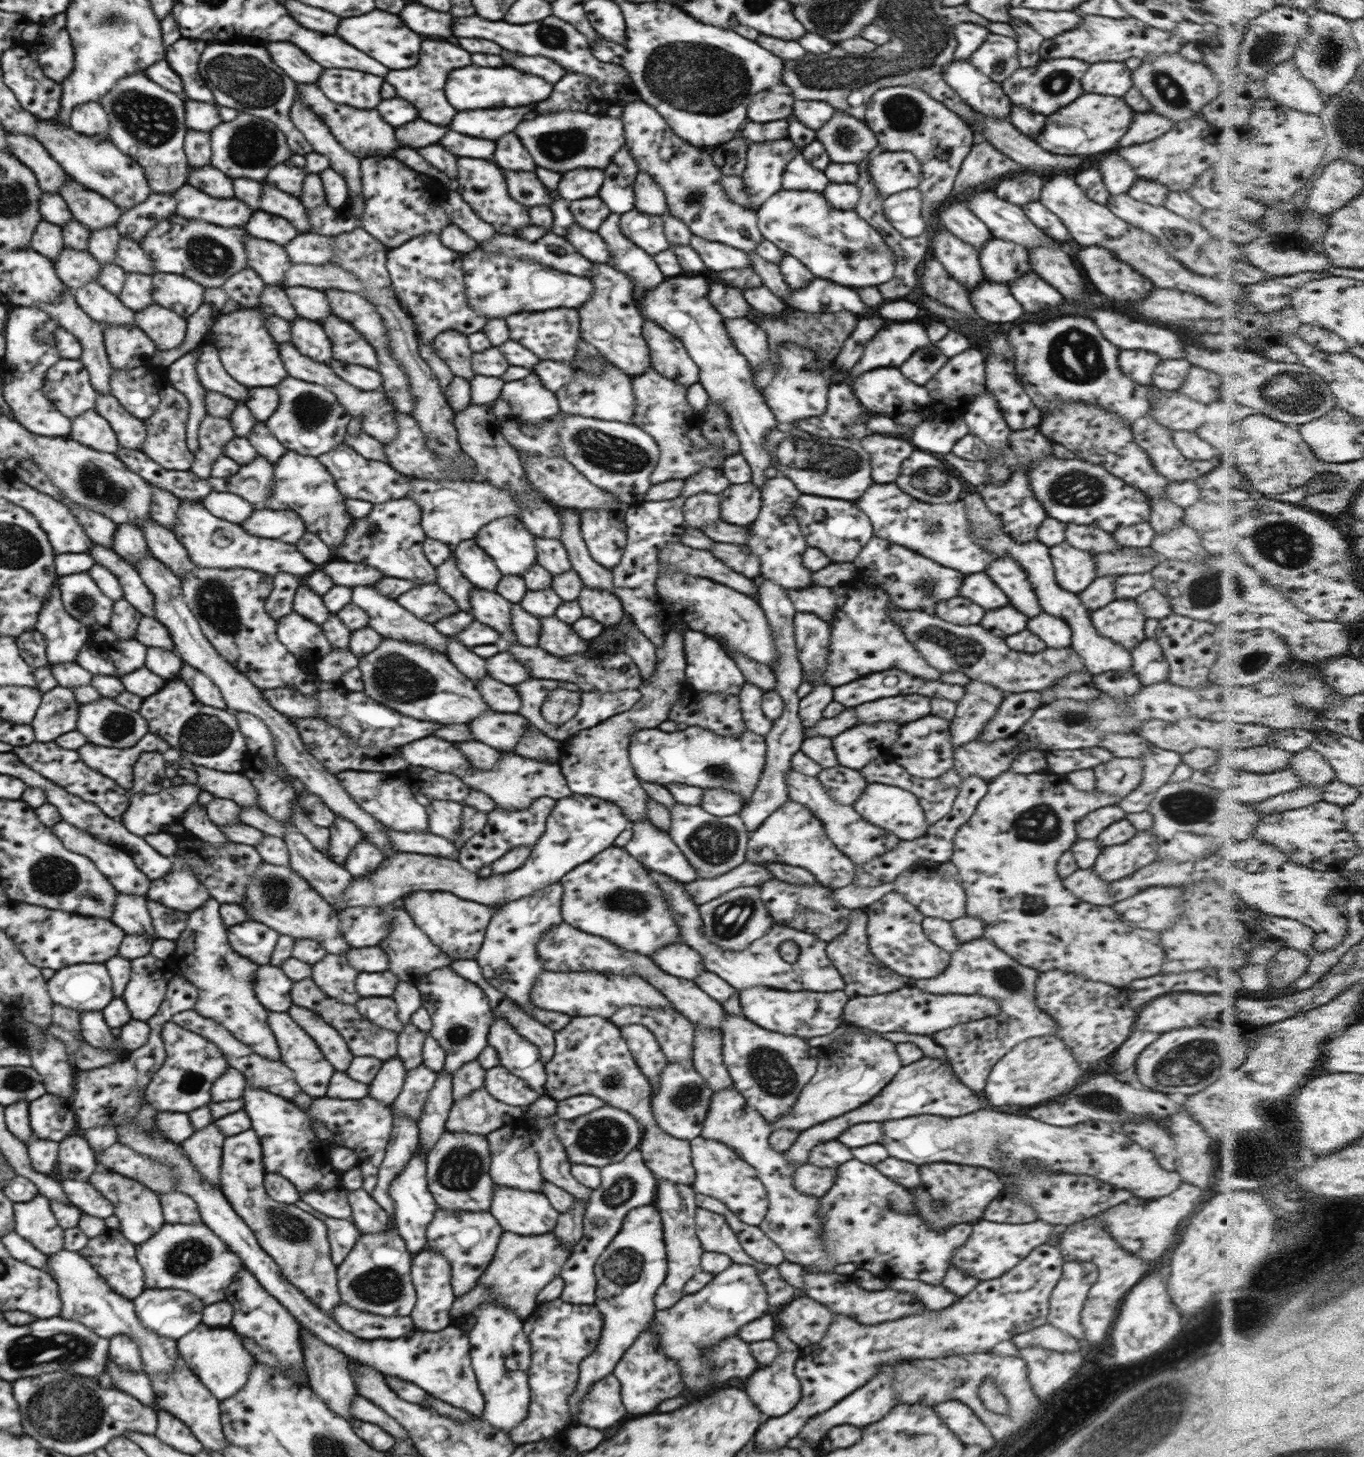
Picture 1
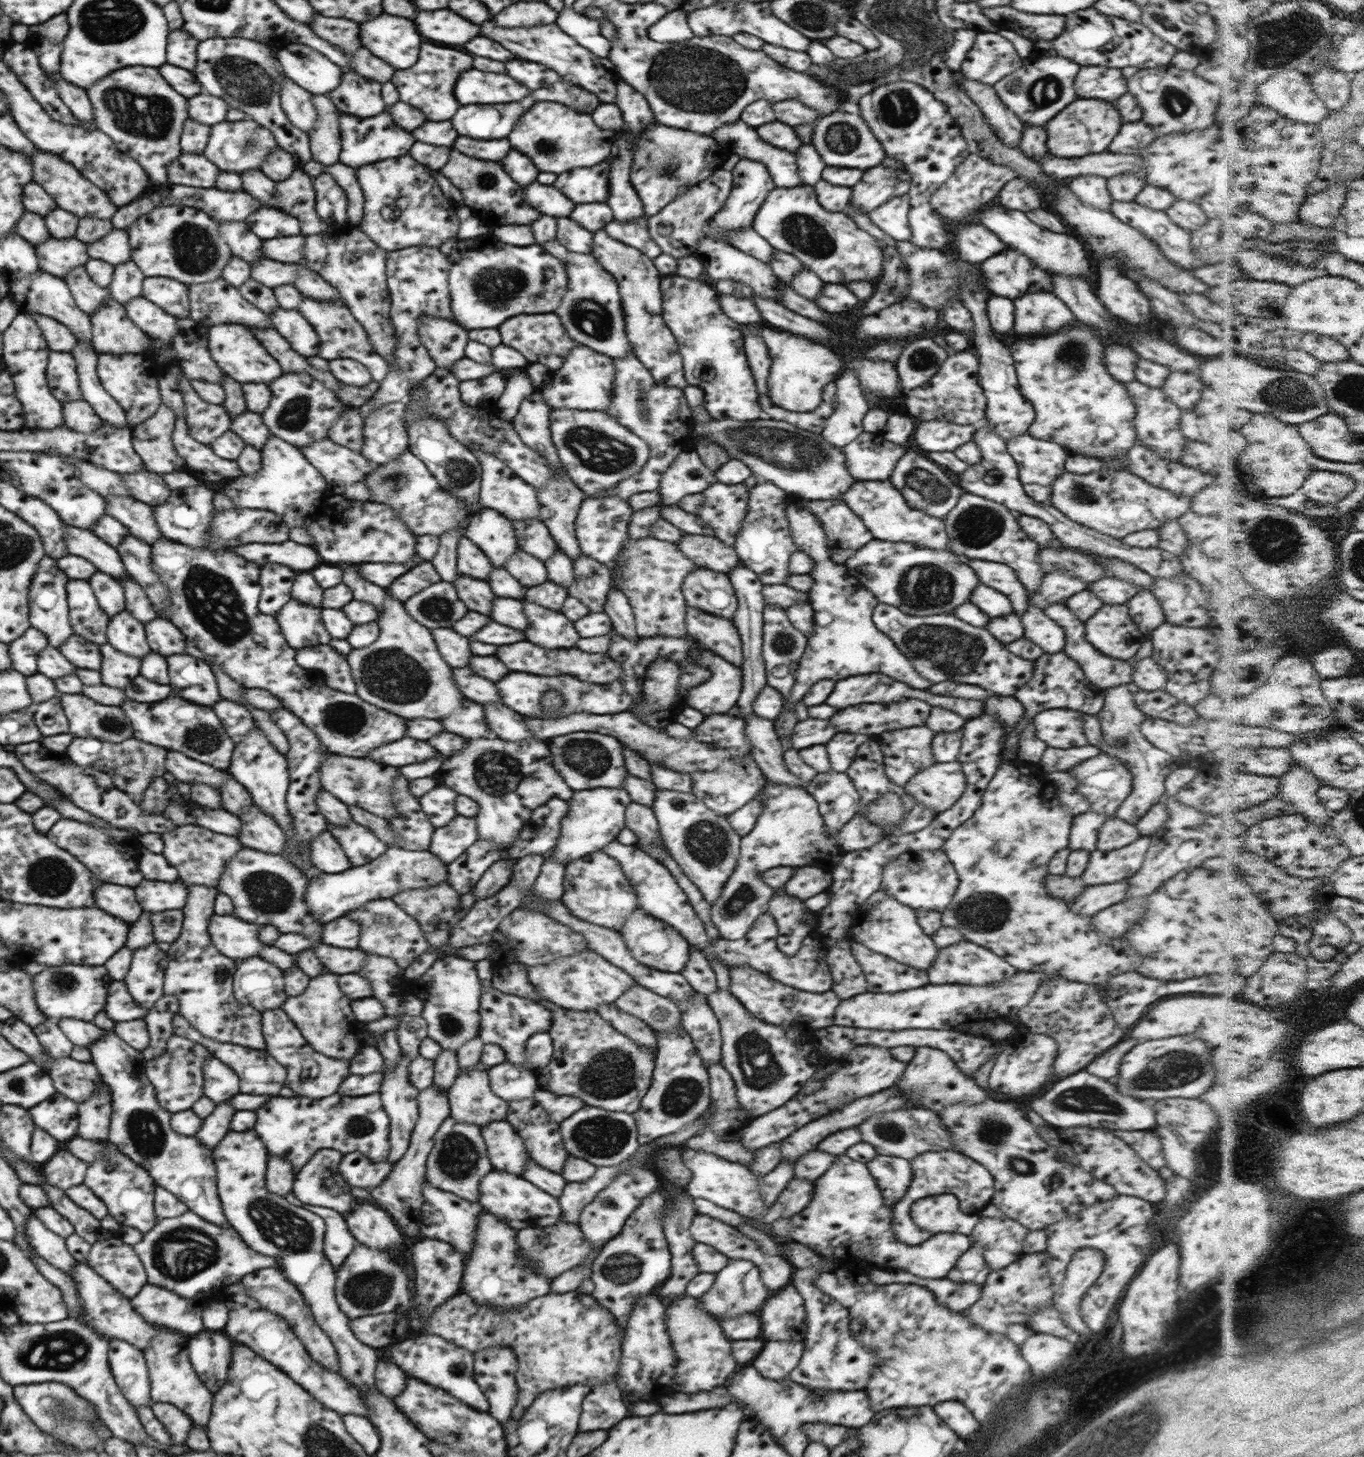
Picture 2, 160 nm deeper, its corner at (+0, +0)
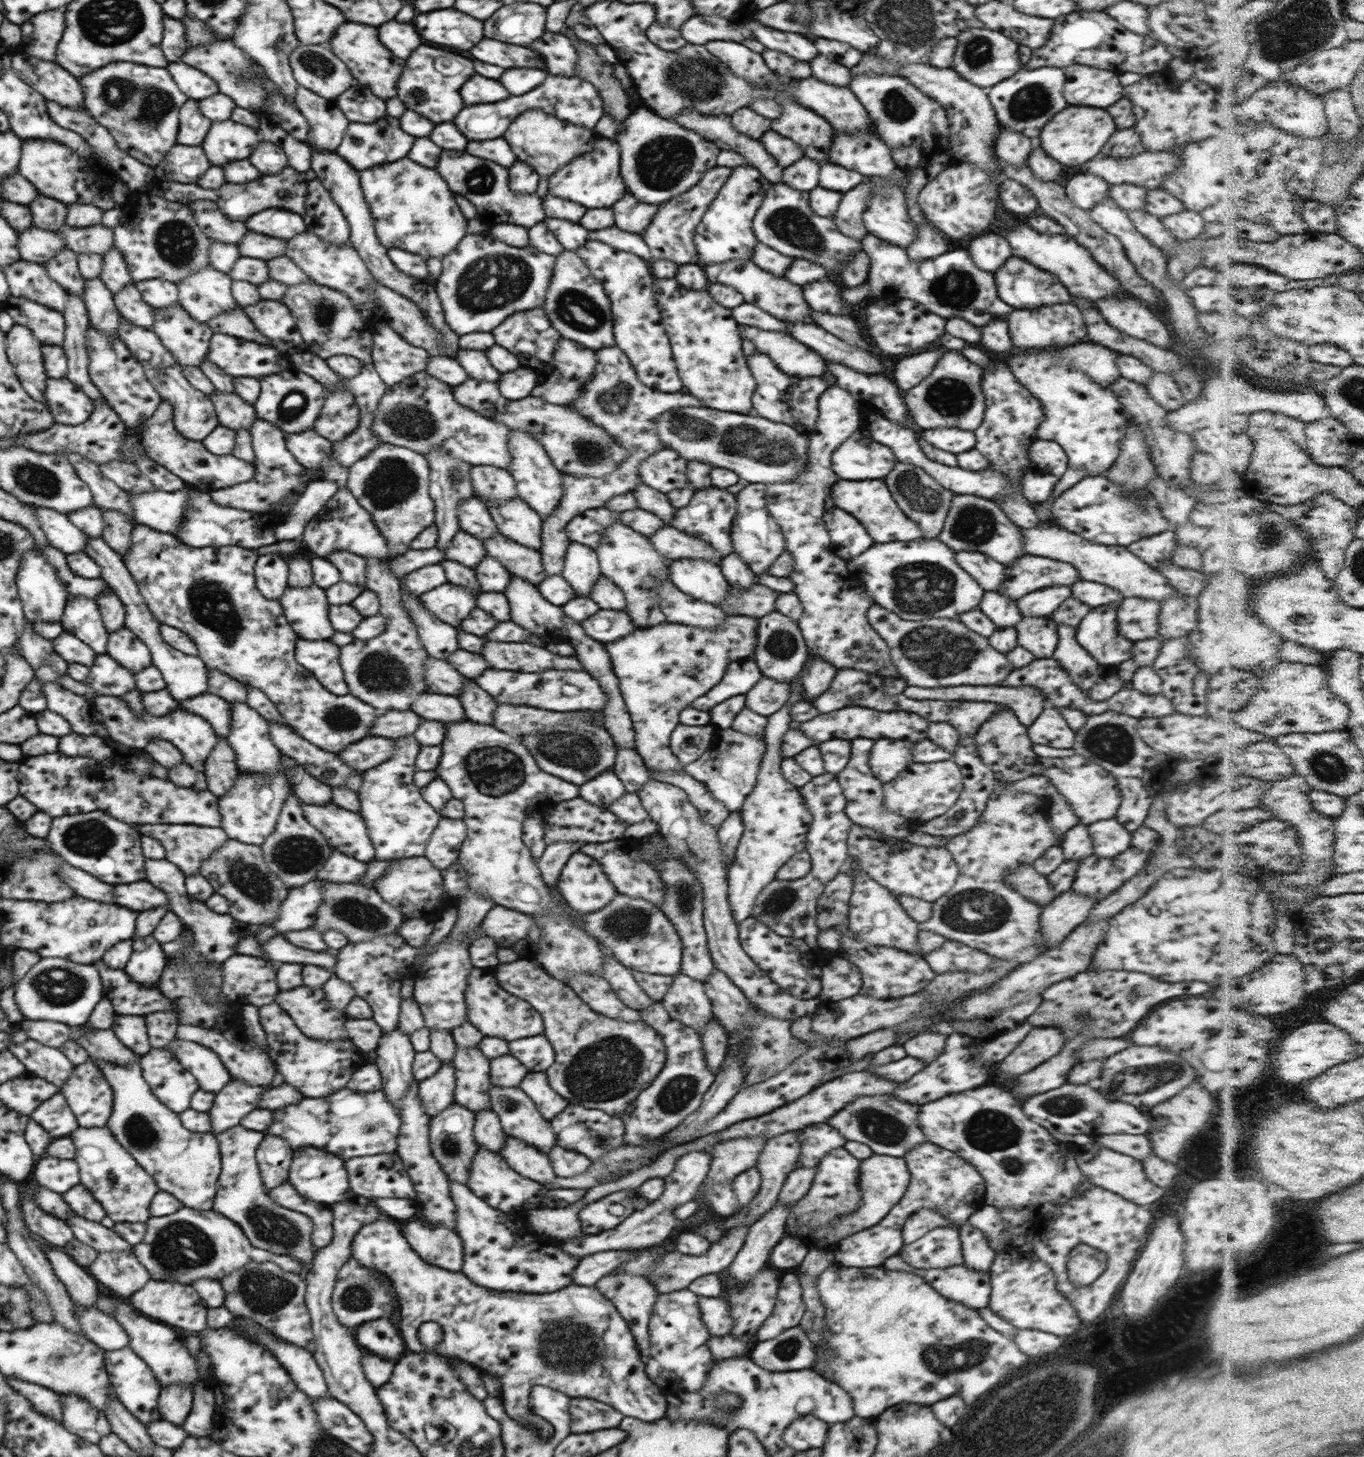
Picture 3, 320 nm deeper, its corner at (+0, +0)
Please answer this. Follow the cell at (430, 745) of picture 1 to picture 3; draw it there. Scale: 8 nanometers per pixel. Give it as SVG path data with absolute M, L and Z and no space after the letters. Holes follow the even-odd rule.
M370 735L350 743L344 750L336 752L338 758L356 771L364 772L384 764L394 756L395 739Z

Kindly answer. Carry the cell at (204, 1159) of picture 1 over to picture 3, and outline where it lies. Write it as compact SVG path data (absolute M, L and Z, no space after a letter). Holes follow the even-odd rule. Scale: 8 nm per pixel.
M234 1079L215 1094L213 1107L208 1112L214 1136L226 1132L228 1128L240 1125L240 1120L248 1115L258 1105L258 1099L263 1092L268 1092L273 1086L249 1085L246 1081Z

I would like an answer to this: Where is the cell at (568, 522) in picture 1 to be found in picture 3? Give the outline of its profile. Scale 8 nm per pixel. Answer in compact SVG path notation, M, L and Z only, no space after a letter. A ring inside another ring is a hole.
M511 430L507 443L511 454L511 461L507 471L514 479L518 496L524 502L527 502L530 508L535 510L544 520L552 514L552 511L559 505L562 498L562 472L551 463L548 453L540 442L534 440L532 432Z

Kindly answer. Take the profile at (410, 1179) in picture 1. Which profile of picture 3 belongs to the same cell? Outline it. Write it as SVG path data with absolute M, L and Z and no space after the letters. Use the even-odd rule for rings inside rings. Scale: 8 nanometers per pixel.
M453 1061L441 1063L441 1067L436 1071L436 1074L418 1083L418 1096L420 1096L422 1106L424 1106L430 1120L455 1103L456 1077Z

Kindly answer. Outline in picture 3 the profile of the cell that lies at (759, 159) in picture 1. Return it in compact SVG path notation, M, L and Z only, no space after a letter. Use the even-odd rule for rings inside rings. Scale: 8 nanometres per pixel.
M750 165L732 169L727 183L718 191L717 197L700 224L695 228L694 244L701 264L716 264L727 260L751 260L757 238L752 223L762 205L767 190L773 186L762 174Z

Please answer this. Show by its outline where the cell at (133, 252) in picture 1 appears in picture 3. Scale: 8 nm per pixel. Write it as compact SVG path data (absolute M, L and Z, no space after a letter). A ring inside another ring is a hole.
M64 224L57 230L57 235L63 238L66 248L76 254L96 253L104 256L114 244L113 230L96 225L90 228L72 228Z

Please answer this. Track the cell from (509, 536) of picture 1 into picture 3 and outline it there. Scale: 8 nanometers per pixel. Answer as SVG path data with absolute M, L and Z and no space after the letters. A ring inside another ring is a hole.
M476 496L463 500L458 505L460 529L482 542L496 533L500 533L485 503Z

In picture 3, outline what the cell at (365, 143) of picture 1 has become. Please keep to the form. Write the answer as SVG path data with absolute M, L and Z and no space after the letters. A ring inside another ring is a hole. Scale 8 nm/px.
M384 115L384 118L376 120L372 124L362 124L361 122L350 122L347 126L344 139L336 150L336 154L345 162L348 162L354 170L360 172L382 164L389 164L405 158L414 144L414 136L408 136L406 132L400 130L398 120Z

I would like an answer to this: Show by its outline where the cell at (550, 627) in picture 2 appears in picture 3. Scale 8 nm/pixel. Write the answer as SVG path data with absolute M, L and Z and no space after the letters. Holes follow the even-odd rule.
M511 575L503 593L509 602L512 622L542 639L544 645L559 641L566 628L563 610L548 602L537 585Z

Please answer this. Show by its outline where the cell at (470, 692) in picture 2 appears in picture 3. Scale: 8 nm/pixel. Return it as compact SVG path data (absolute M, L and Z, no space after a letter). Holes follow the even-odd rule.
M432 657L426 658L424 673L424 681L426 681L430 693L458 696L470 682L474 683L474 680L458 673L458 670L447 661L436 660Z

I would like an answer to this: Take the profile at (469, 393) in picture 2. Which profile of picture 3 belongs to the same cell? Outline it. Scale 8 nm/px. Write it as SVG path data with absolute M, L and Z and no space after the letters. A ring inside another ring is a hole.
M468 378L462 384L453 386L452 394L458 404L492 421L500 422L511 430L532 432L534 440L540 442L551 458L551 463L562 473L577 477L601 477L613 473L631 453L611 438L603 428L582 417L580 412L572 410L569 405L552 404L532 394L520 400L508 400L501 395L497 382L474 378Z

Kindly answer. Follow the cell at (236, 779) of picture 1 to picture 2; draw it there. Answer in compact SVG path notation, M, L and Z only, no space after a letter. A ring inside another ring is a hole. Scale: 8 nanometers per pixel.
M168 751L166 754L165 771L173 774L176 779L182 782L207 784L216 790L219 790L227 777L227 774L223 774L222 770L192 760L188 756L174 751Z

